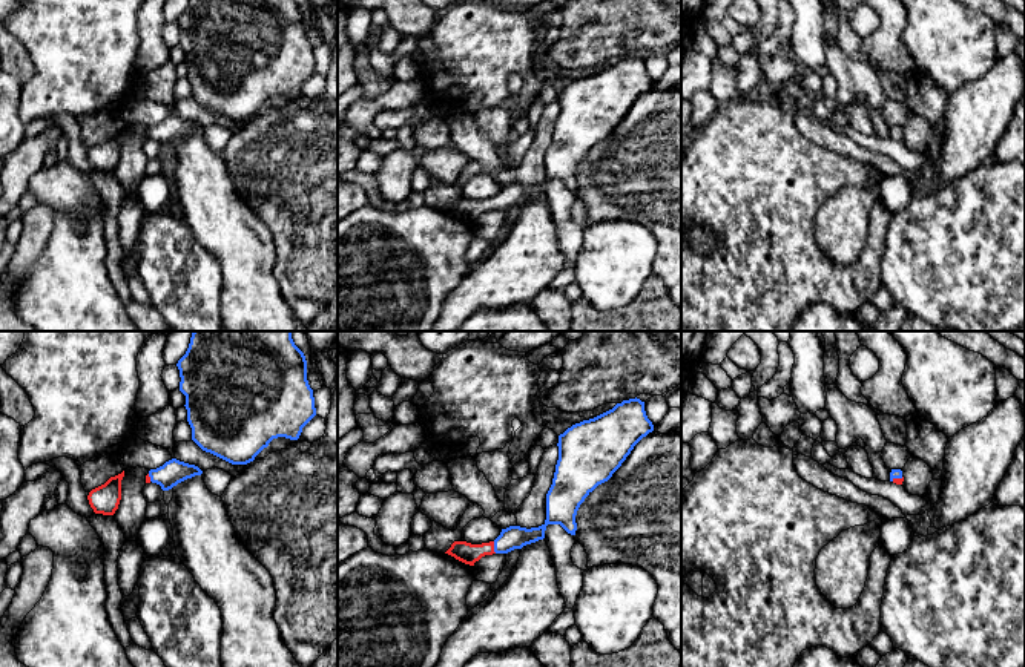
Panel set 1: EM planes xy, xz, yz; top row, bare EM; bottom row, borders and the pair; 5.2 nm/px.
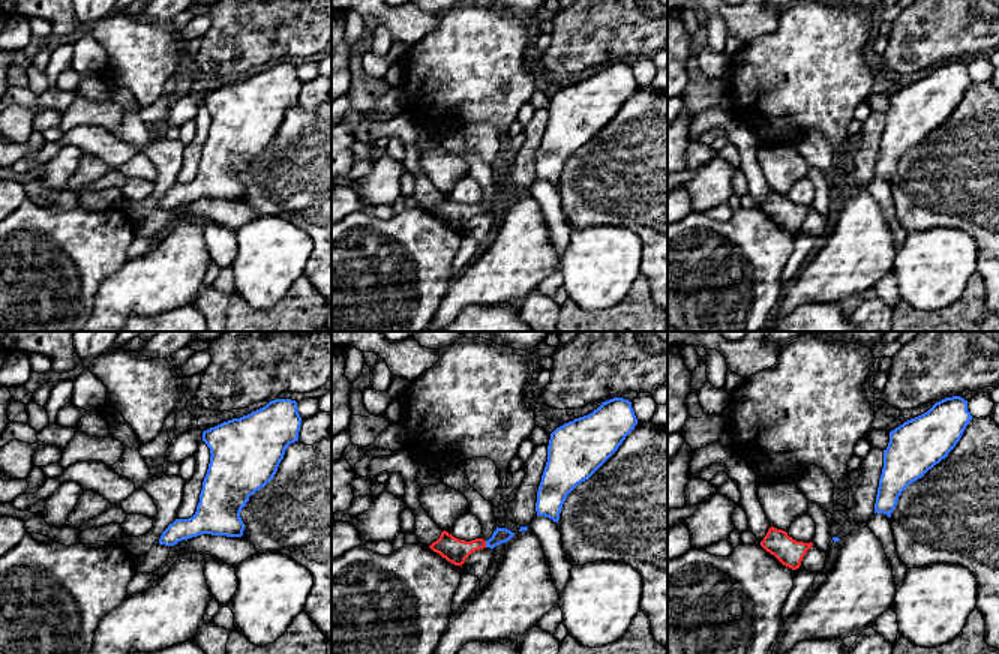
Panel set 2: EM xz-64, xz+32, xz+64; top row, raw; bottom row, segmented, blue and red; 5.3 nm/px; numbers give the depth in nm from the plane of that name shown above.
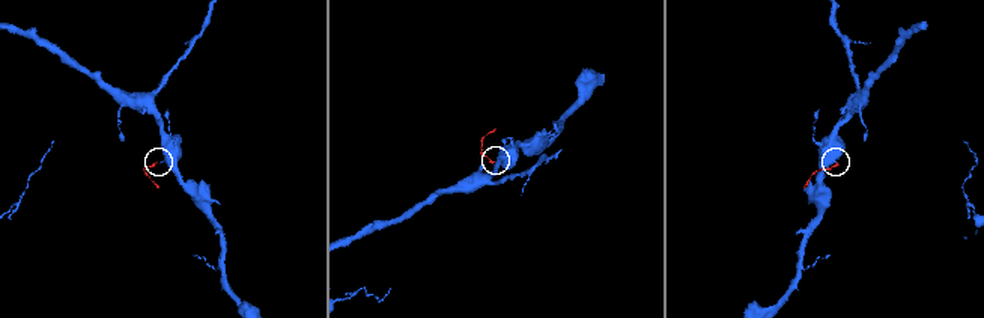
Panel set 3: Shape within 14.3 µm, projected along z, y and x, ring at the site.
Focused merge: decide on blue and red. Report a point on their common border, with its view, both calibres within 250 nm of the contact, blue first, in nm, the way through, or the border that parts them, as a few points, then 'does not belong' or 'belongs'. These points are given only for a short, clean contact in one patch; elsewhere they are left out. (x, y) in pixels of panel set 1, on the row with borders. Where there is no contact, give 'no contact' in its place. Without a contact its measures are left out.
xz (494, 548) | 130/110 nm | across xz (514, 537), (494, 548), (462, 551) | belongs

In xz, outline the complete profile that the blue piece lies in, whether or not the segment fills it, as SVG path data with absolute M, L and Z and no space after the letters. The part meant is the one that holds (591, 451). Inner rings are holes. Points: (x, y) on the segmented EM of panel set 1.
M629 399L612 409L572 425L559 435L559 460L546 494L546 520L539 527L509 526L489 543L454 541L445 552L474 566L485 555L508 554L545 538L548 524L560 524L575 535L575 515L585 498L608 481L634 446L654 431L644 402Z

